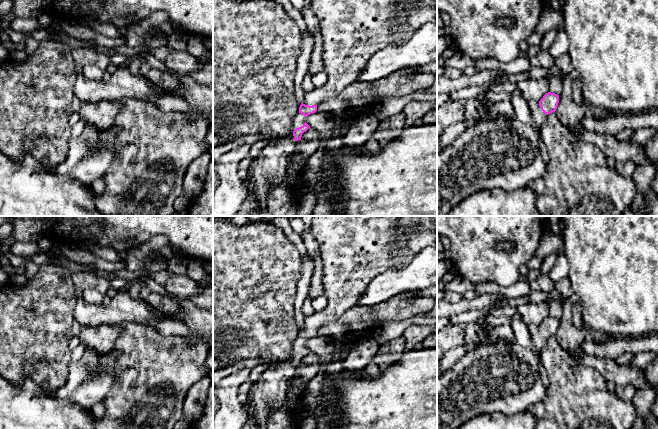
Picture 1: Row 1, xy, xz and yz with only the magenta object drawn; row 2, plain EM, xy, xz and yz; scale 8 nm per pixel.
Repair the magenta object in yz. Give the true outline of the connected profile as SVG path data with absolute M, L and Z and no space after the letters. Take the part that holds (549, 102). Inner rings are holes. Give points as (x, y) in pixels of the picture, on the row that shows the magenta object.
M548 92L538 102L530 100L528 102L531 117L534 125L540 129L547 119L547 115L555 112L559 103L559 95Z

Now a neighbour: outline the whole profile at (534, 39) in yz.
M536 32L531 33L531 35L527 38L527 43L530 45L539 46L541 43L542 36Z

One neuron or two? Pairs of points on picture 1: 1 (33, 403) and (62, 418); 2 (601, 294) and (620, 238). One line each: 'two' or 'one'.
1: one
2: one

